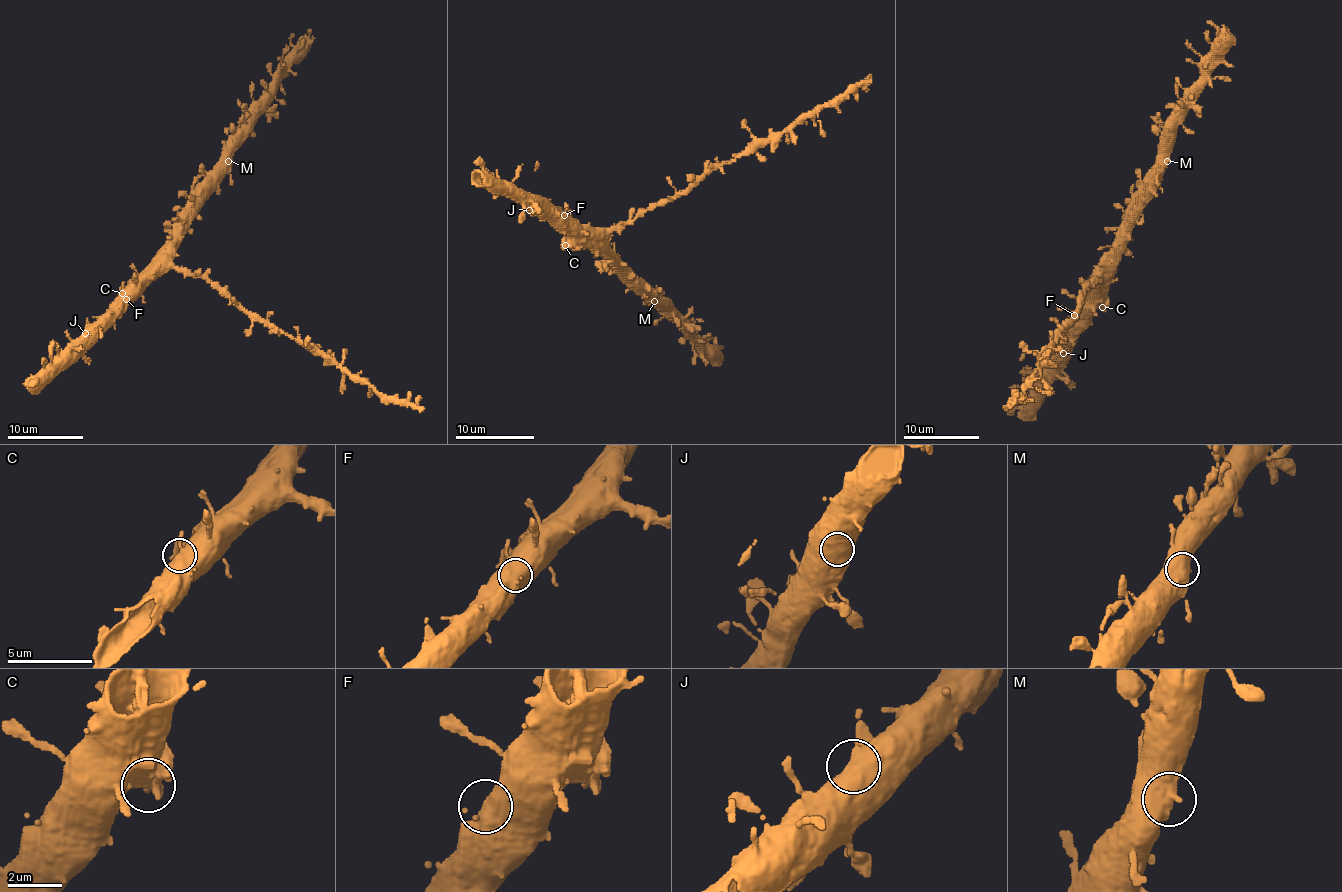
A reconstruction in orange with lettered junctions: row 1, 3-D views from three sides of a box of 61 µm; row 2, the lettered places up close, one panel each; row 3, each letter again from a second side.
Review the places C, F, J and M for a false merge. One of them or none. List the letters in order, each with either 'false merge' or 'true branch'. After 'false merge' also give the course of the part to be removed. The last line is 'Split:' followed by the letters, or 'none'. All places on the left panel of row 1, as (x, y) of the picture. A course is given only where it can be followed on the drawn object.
C: true branch
F: true branch
J: true branch
M: true branch
Split: none

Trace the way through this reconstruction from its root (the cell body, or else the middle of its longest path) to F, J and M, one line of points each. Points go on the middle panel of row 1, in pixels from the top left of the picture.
F: (606, 239), (572, 224), (564, 215)
J: (606, 239), (565, 235), (530, 209)
M: (606, 239), (629, 284), (654, 301)

